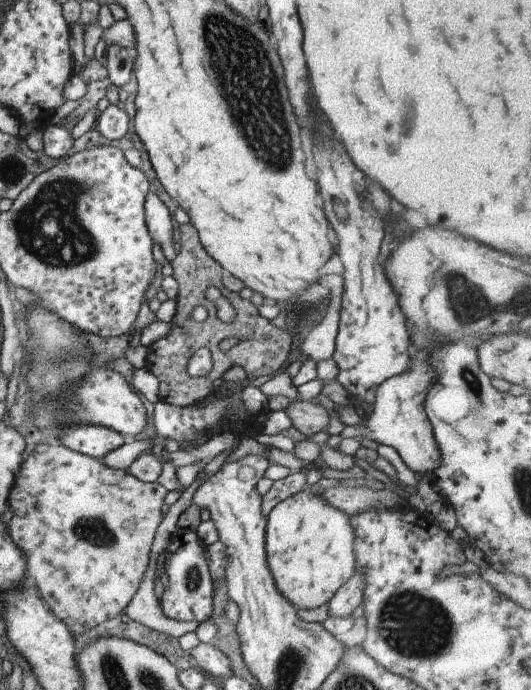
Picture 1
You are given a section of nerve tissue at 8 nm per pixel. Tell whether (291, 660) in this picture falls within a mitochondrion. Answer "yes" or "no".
yes

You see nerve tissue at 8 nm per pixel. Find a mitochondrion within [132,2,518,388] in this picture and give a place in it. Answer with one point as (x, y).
(246, 76)

